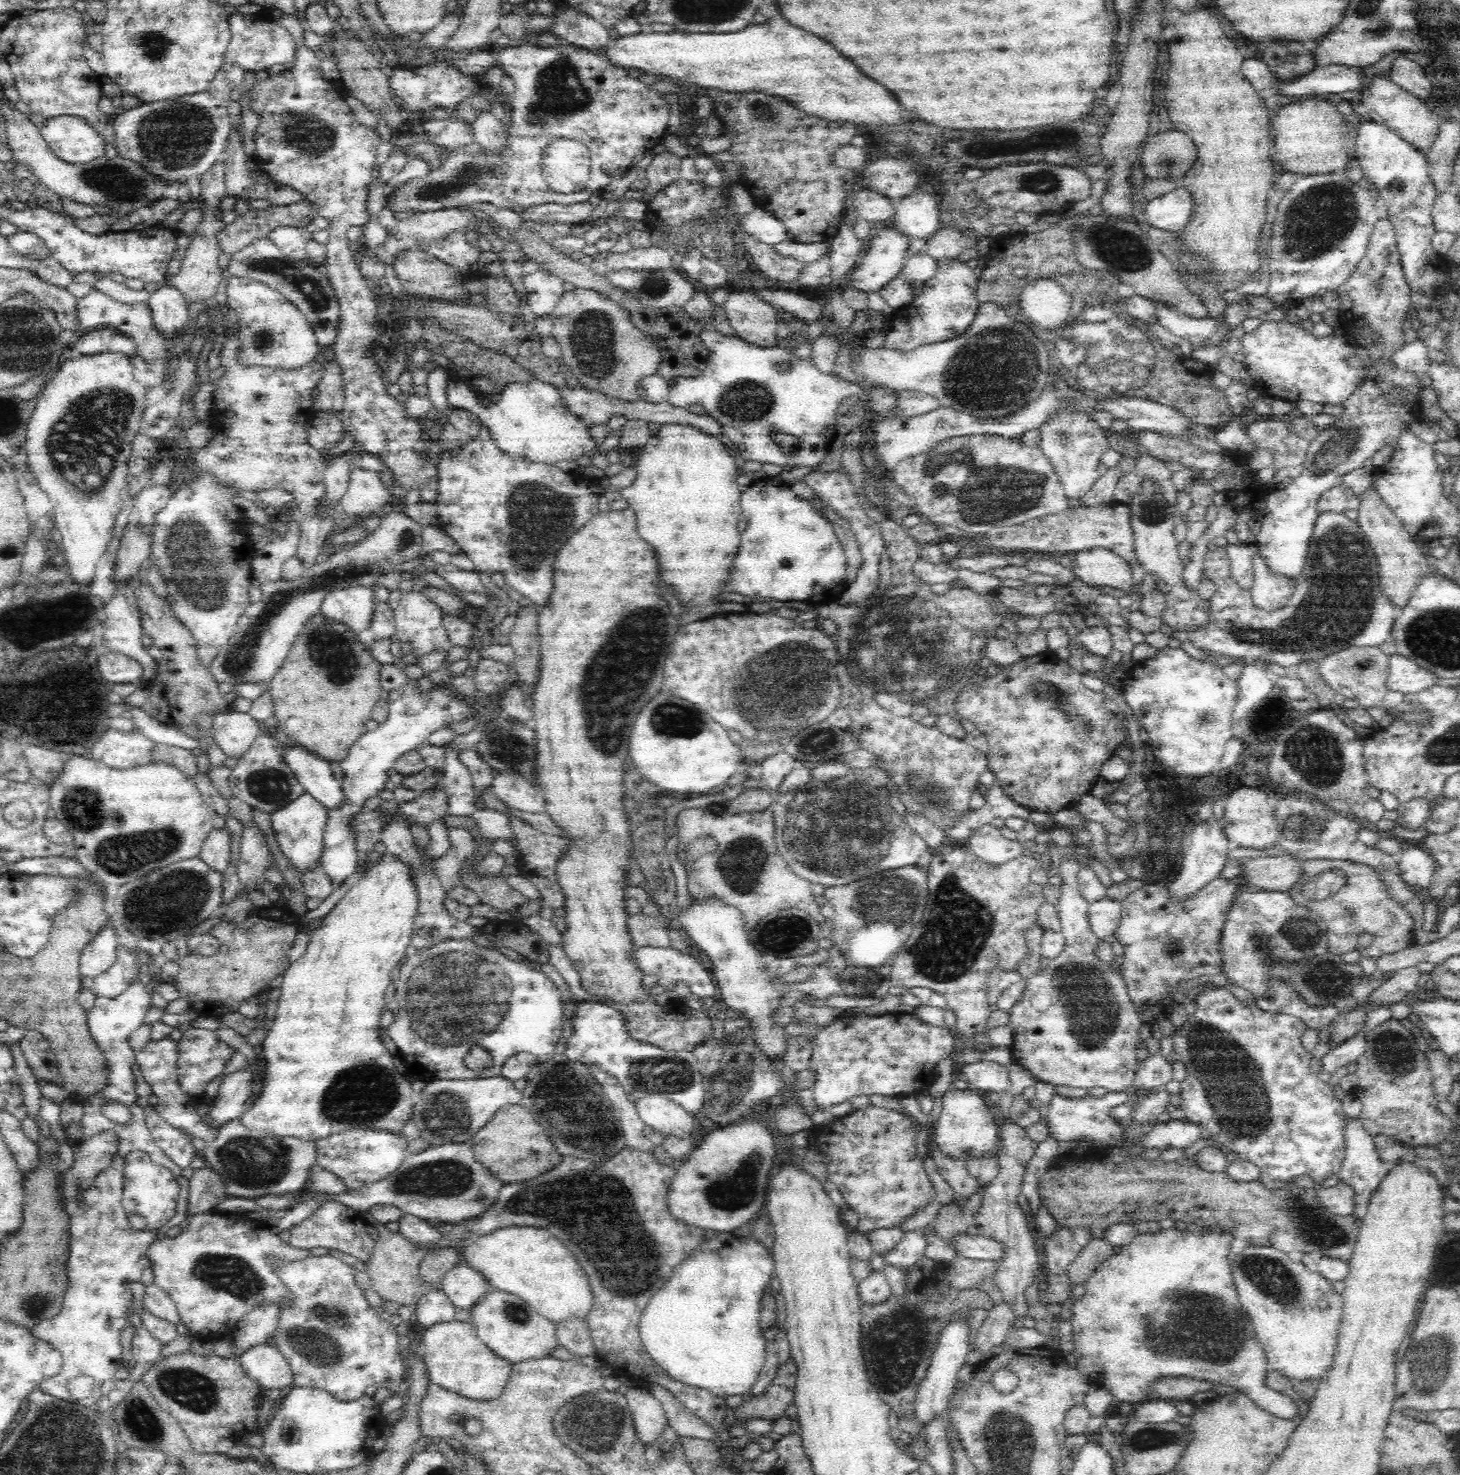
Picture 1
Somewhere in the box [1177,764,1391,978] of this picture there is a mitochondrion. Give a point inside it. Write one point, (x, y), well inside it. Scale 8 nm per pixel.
(1298, 933)

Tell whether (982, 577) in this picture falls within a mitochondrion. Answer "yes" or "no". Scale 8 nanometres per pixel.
no

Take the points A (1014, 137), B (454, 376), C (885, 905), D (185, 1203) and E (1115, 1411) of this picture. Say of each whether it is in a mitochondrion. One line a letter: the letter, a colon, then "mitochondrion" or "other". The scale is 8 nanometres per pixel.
A: other
B: other
C: mitochondrion
D: other
E: other

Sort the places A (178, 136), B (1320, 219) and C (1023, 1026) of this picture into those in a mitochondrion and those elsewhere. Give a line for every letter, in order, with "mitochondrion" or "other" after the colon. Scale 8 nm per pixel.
A: mitochondrion
B: mitochondrion
C: other

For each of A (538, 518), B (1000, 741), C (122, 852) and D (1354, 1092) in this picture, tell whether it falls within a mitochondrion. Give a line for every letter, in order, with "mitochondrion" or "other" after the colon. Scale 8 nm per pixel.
A: mitochondrion
B: other
C: mitochondrion
D: other

